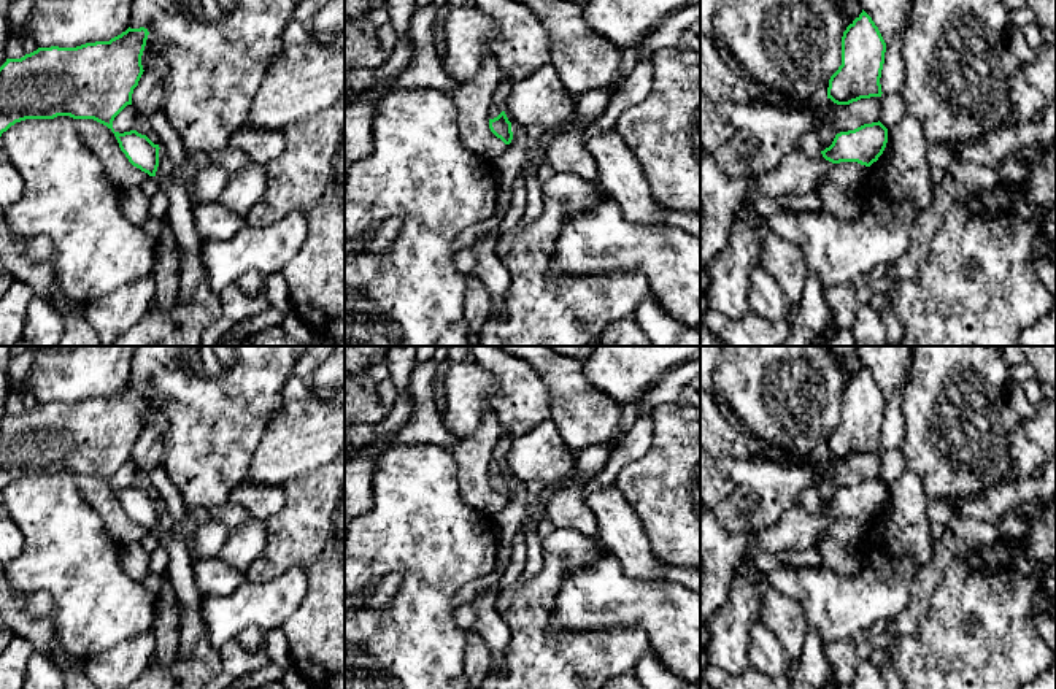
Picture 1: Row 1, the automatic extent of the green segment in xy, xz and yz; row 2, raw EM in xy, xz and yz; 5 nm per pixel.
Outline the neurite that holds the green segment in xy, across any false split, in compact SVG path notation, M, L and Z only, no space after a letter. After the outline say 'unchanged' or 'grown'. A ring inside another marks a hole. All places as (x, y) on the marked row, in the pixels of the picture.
M127 29L110 41L86 43L76 48L38 48L21 59L6 59L0 67L0 137L16 122L25 119L94 119L106 125L116 137L129 162L156 176L159 167L159 144L137 130L119 133L113 129L114 117L132 105L133 89L143 75L141 56L148 40L148 29Z; unchanged

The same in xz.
M502 111L497 117L489 119L489 129L505 144L511 143L513 140L511 122L508 121L505 111Z; unchanged

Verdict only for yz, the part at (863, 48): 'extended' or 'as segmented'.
as segmented

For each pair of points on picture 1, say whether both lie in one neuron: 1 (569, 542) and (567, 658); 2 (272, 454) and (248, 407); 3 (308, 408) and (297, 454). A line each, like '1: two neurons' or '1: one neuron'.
1: one neuron
2: two neurons
3: one neuron

